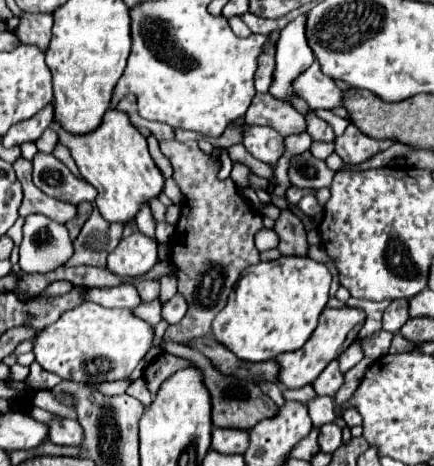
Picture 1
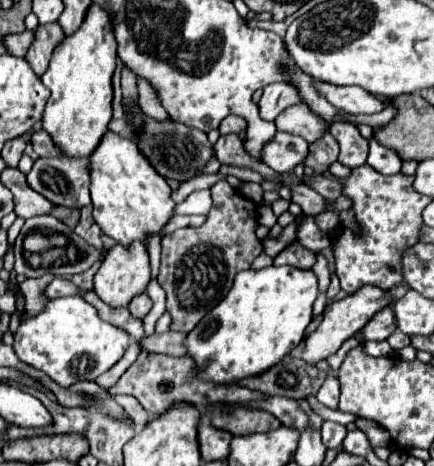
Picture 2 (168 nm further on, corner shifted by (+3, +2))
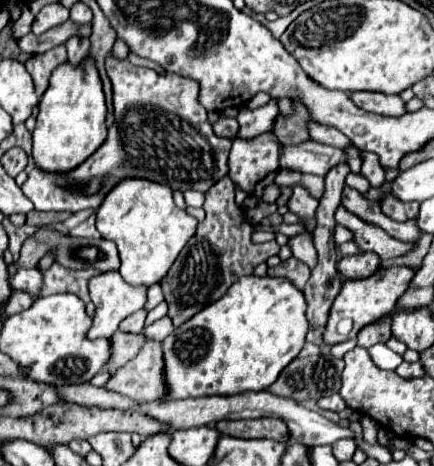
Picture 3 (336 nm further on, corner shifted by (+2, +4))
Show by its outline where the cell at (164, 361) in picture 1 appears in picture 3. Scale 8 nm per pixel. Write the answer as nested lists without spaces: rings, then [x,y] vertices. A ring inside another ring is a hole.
[[[147,341],[137,357],[117,369],[105,385],[135,401],[157,401],[167,397],[163,381],[163,347],[159,341]]]

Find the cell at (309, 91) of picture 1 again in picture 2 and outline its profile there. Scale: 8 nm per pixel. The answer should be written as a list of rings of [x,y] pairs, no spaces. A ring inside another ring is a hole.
[[[316,81],[314,85],[318,85],[322,93],[326,93],[326,99],[332,105],[338,105],[338,109],[346,109],[346,113],[350,115],[378,113],[384,109],[384,103],[376,95],[370,95],[358,87],[338,87],[338,85],[326,85],[320,81]]]

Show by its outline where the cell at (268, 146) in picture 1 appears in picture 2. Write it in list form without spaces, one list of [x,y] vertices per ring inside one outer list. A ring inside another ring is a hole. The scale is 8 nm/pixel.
[[[276,133],[276,139],[262,149],[264,163],[272,167],[276,173],[288,173],[294,171],[296,165],[304,165],[308,157],[308,143],[292,133]]]

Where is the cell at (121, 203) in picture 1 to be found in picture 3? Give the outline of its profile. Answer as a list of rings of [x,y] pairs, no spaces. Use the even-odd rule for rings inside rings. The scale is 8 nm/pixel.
[[[123,179],[117,183],[103,199],[103,203],[97,209],[97,229],[103,239],[115,241],[121,257],[119,273],[127,283],[131,285],[153,285],[159,283],[161,277],[169,271],[173,261],[177,259],[179,251],[185,247],[185,243],[193,237],[197,219],[187,215],[185,209],[179,209],[173,201],[173,191],[169,187],[163,187],[161,183],[151,183],[149,179]]]

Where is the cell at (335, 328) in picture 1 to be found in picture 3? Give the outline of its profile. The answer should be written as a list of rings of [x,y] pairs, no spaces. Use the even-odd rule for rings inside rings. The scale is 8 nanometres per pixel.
[[[391,267],[391,269],[383,269],[377,275],[371,275],[367,279],[355,279],[355,281],[345,281],[341,293],[337,295],[337,299],[333,301],[333,307],[329,311],[329,319],[327,319],[327,327],[323,331],[323,343],[327,345],[337,345],[339,341],[347,341],[347,339],[355,339],[359,329],[379,321],[381,317],[385,317],[387,313],[391,313],[399,301],[399,295],[405,293],[405,289],[409,287],[409,281],[413,279],[413,271],[407,267]],[[341,319],[351,319],[353,321],[353,329],[347,335],[339,333],[339,321]]]

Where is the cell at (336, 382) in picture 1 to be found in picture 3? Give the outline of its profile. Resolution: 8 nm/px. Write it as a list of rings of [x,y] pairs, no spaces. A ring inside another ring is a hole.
[[[333,393],[333,395],[327,395],[327,397],[321,397],[317,401],[317,405],[321,409],[331,409],[331,411],[343,411],[345,409],[345,401],[341,399],[339,393]]]

